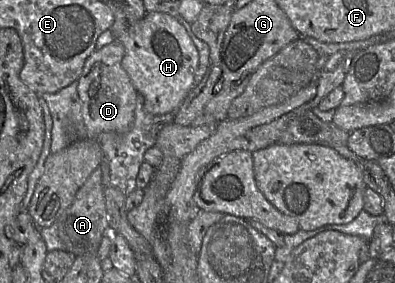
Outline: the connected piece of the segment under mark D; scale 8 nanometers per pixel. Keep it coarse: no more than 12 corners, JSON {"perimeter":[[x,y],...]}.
{"perimeter":[[118,40],[94,50],[77,80],[86,139],[124,133],[138,92]]}

